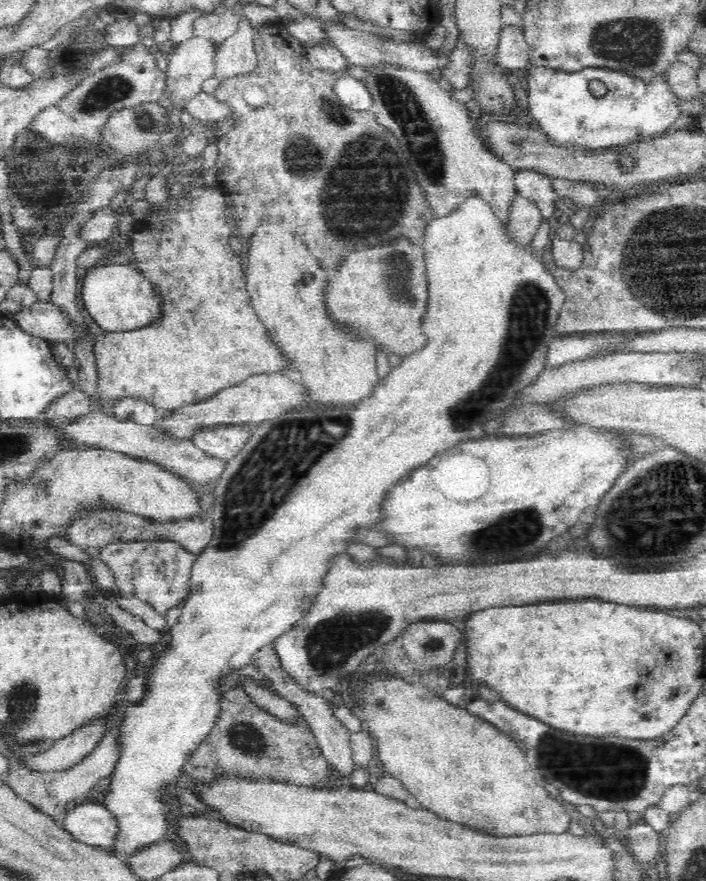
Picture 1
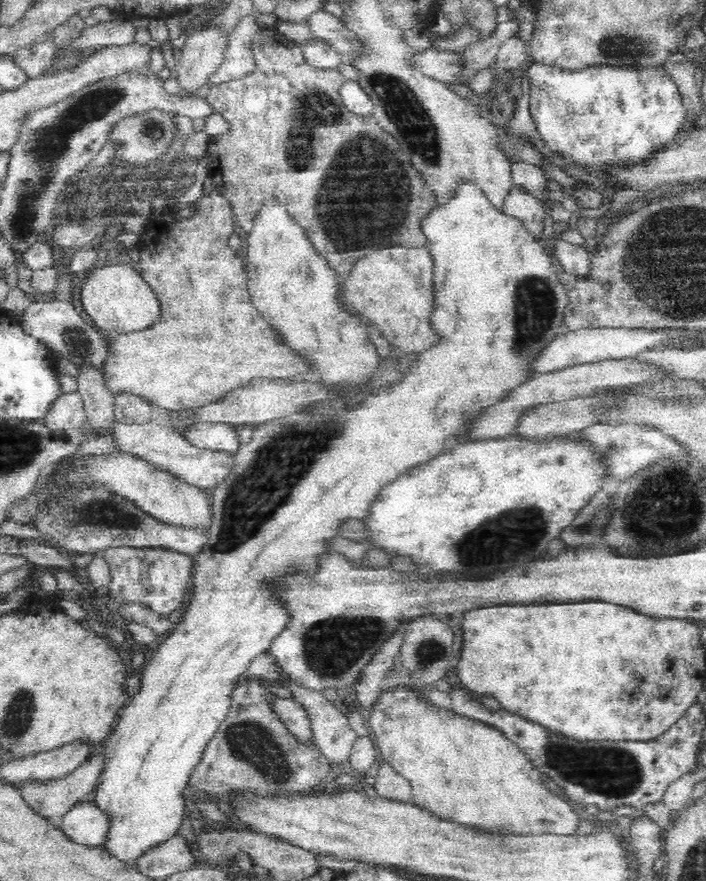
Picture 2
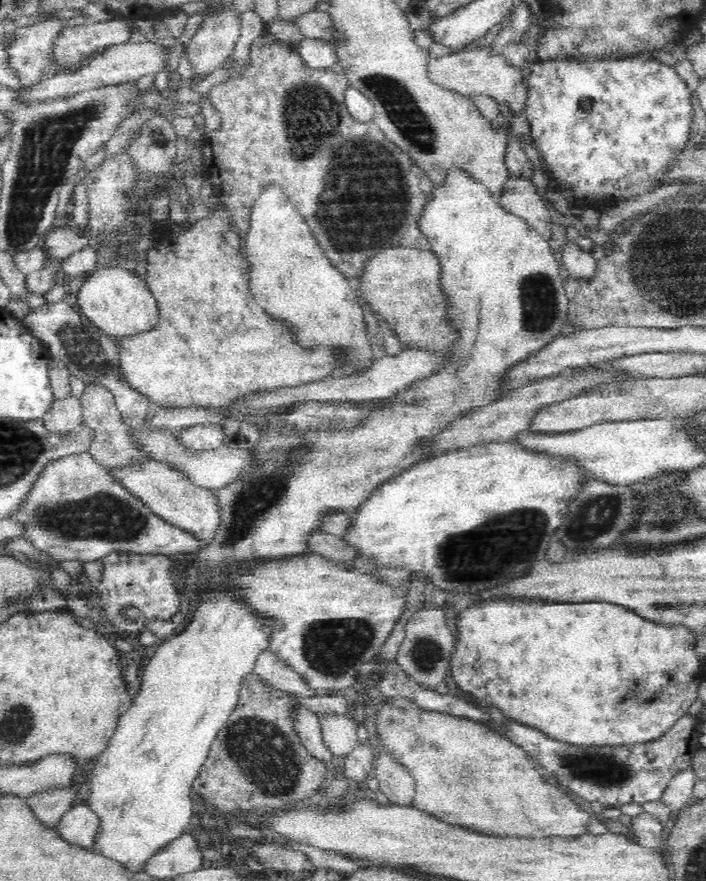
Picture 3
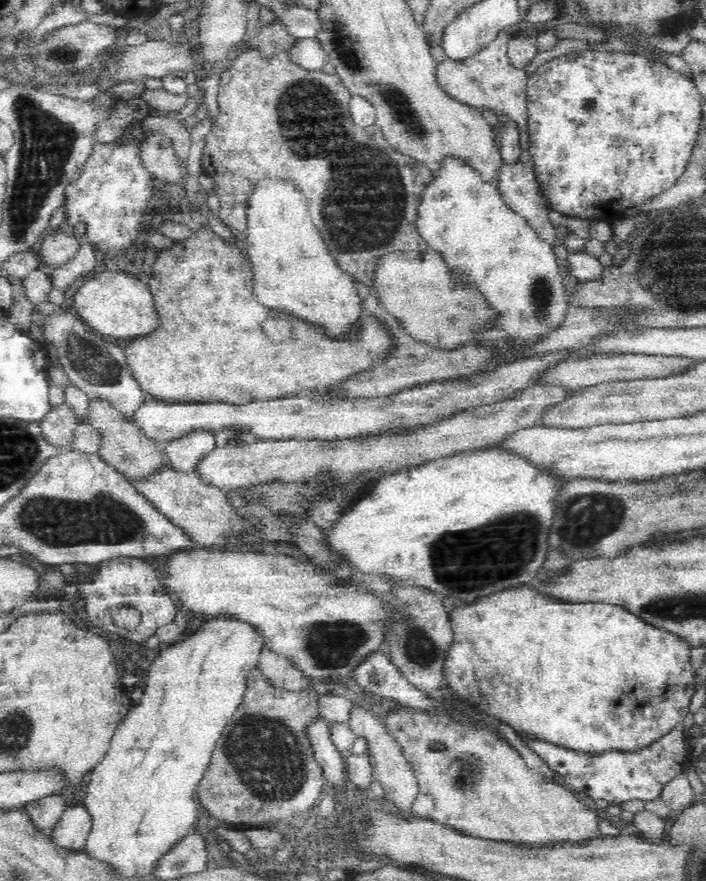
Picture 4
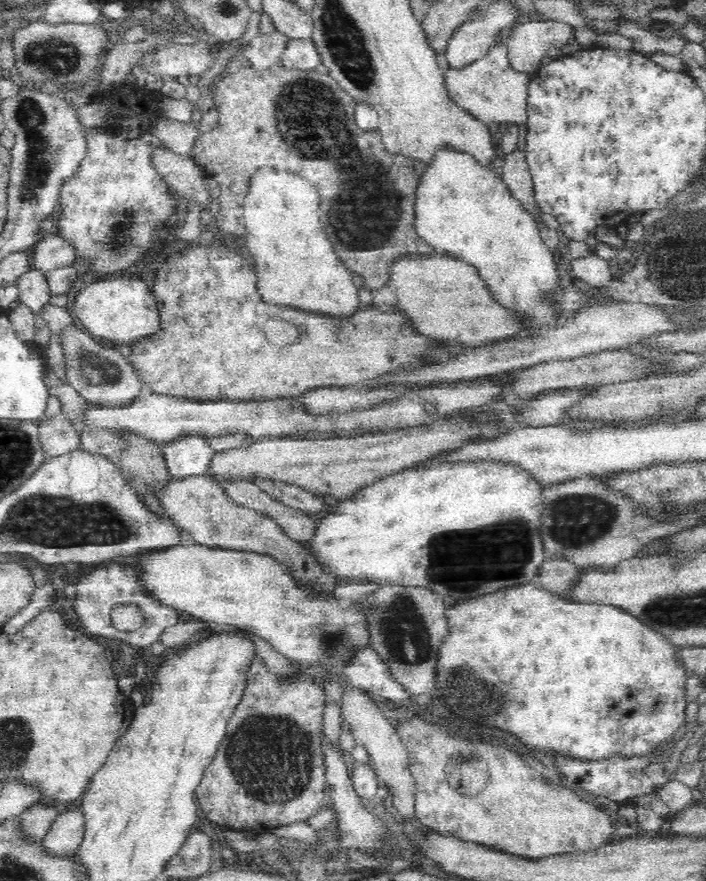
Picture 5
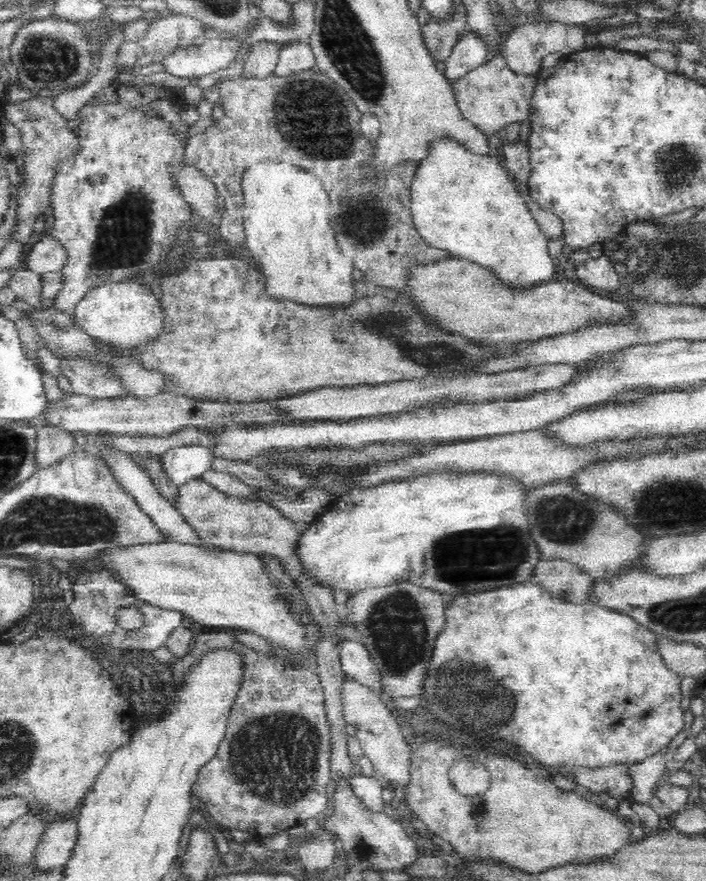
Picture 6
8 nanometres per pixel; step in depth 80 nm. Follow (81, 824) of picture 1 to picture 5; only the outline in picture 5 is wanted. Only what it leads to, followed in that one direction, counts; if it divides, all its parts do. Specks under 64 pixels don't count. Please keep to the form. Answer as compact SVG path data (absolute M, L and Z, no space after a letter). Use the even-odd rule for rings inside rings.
M76 804L62 809L62 813L54 820L41 842L52 855L75 856L84 840L84 832L86 832L86 817L84 811Z

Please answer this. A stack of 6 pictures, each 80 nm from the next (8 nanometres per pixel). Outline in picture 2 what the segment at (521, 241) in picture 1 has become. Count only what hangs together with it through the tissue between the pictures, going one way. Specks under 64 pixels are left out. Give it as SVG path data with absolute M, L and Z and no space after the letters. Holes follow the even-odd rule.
M513 184L504 202L503 212L520 221L522 227L526 227L528 234L536 237L542 235L546 210L533 196L525 194L523 188Z

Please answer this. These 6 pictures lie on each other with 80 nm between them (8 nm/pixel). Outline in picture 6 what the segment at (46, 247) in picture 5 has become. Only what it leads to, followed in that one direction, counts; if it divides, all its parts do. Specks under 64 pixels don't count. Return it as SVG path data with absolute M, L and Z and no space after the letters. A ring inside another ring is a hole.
M47 233L47 236L32 246L26 256L25 268L43 275L47 272L62 271L66 262L68 262L66 247Z

